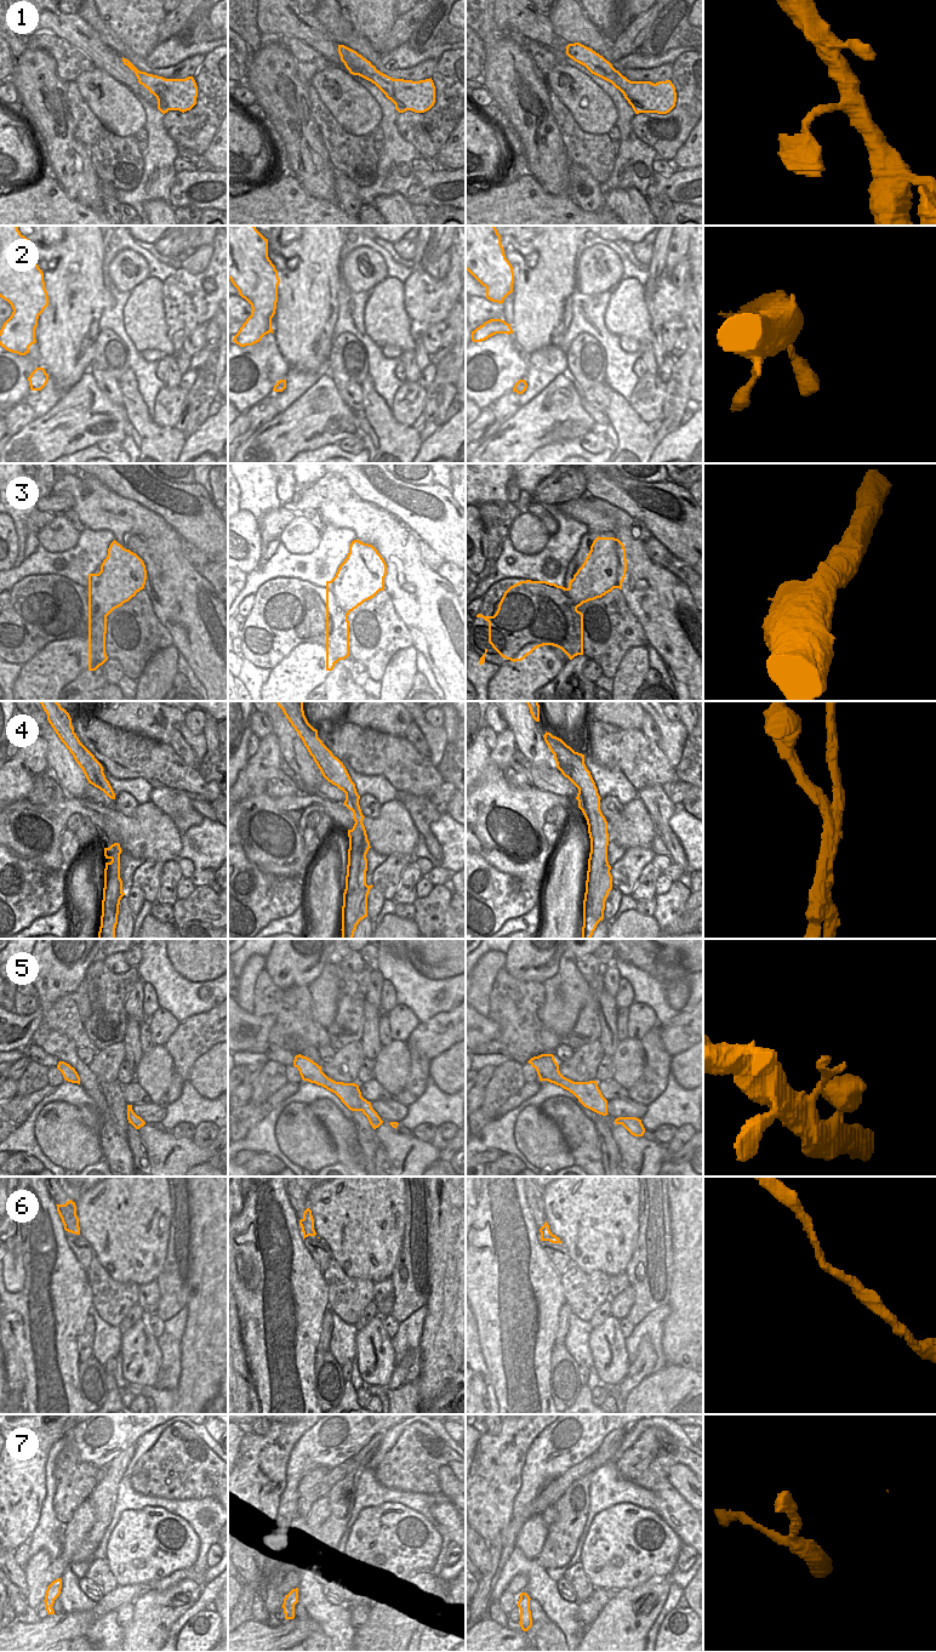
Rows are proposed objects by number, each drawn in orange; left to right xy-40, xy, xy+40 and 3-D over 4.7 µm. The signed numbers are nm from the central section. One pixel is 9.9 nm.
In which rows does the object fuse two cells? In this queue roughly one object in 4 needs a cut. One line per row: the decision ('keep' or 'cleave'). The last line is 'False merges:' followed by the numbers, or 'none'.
1: keep
2: keep
3: keep
4: cleave
5: keep
6: keep
7: keep
False merges: 4

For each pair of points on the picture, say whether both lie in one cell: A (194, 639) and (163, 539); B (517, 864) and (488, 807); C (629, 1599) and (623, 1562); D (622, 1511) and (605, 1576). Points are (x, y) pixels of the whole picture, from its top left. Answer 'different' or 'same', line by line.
A: same
B: same
C: different
D: same

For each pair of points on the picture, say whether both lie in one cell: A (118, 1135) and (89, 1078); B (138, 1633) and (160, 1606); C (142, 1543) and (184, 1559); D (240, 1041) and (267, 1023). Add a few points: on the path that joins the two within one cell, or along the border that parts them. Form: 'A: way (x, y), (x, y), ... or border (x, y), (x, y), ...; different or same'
A: way (107, 1121), (106, 1112), (95, 1093); same
B: way (144, 1627), (155, 1612); same
C: way (149, 1554), (153, 1557), (173, 1559); same
D: way (246, 1037), (261, 1025); same

